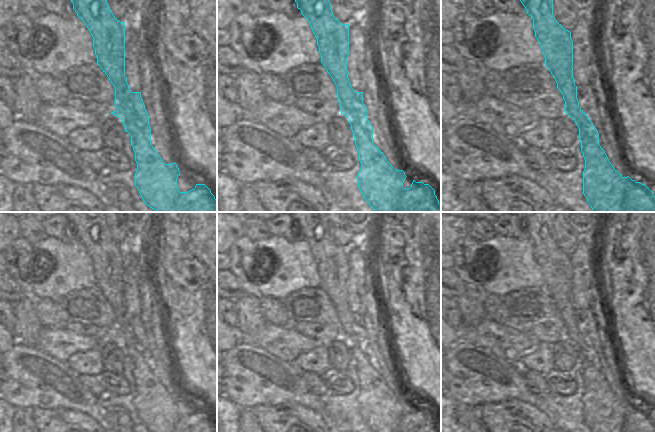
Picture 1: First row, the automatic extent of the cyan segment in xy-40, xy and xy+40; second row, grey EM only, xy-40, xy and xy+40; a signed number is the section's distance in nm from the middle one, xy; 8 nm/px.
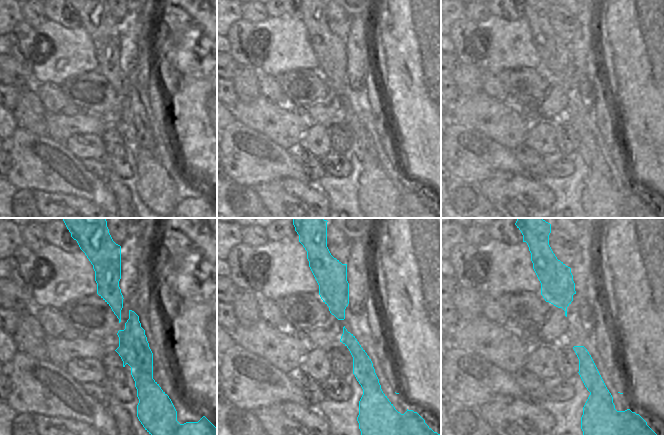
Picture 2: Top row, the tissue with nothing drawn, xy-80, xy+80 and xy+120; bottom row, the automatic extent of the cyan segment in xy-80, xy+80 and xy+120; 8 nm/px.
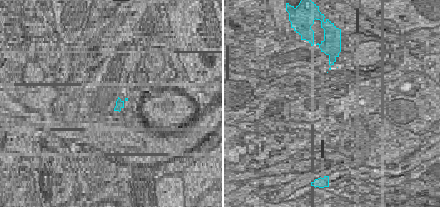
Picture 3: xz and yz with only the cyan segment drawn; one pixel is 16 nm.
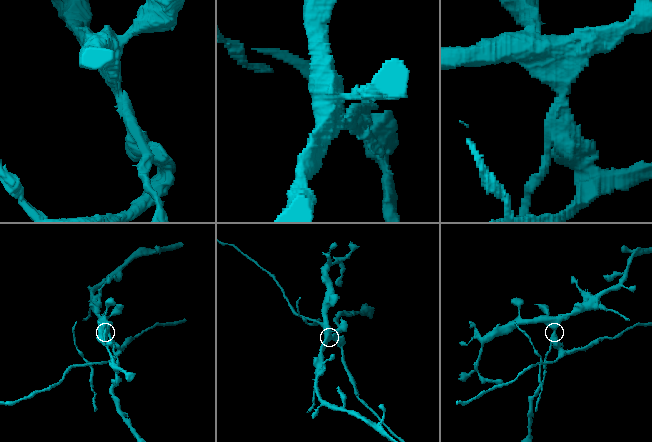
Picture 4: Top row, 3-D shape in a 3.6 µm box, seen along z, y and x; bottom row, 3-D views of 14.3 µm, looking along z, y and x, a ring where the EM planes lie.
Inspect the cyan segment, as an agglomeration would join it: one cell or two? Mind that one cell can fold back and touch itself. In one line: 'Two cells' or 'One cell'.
Two cells

